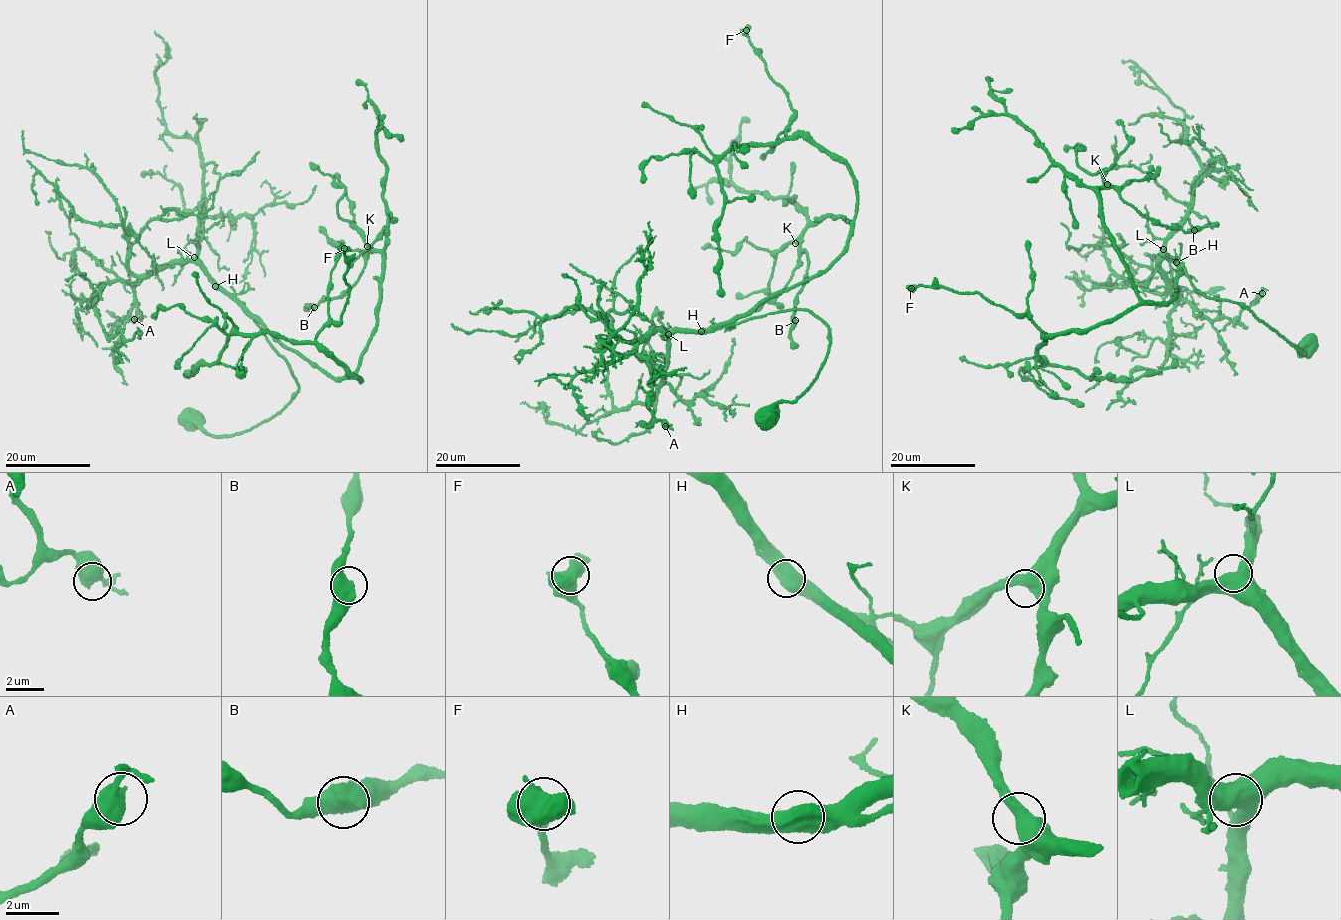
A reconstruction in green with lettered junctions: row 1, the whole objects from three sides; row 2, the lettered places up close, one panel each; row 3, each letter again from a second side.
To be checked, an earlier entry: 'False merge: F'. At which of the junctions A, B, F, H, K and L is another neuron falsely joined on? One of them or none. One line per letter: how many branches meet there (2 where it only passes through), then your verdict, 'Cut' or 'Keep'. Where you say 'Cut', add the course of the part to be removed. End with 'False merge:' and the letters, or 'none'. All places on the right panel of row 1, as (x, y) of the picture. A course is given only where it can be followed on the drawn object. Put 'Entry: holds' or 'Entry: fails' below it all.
A: Branches: 2. Keep
B: Branches: 2. Keep
F: Branches: 2. Keep
H: Branches: 2. Keep
K: Branches: 2. Keep
L: Branches: 2. Keep
False merge: none
Entry: fails

